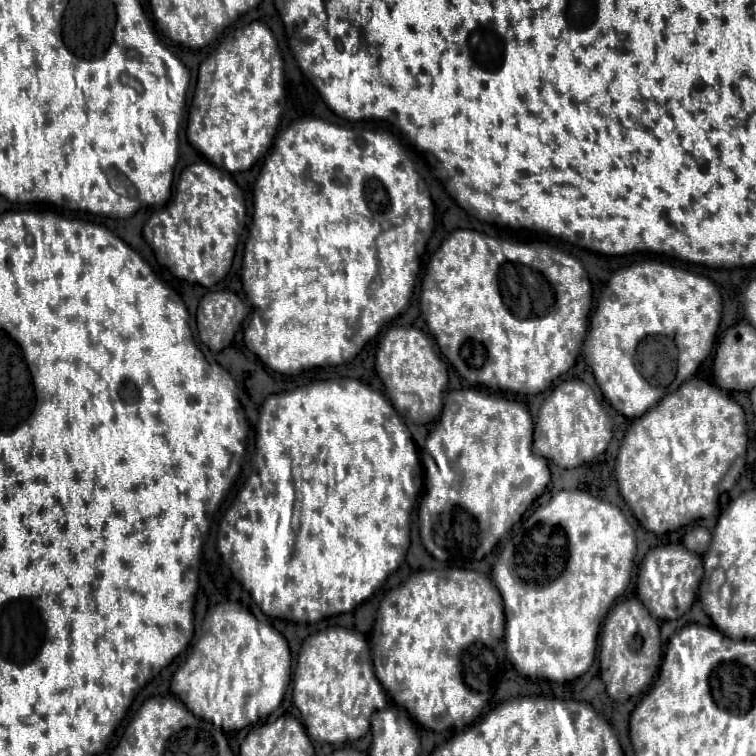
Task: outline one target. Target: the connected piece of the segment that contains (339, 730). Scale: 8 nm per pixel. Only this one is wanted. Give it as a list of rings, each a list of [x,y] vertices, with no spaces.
[[[333,626],[325,632],[317,632],[309,636],[303,644],[303,650],[297,660],[297,670],[293,678],[293,704],[301,712],[301,720],[307,728],[307,734],[315,742],[323,742],[335,747],[343,745],[347,740],[359,740],[370,728],[371,715],[388,704],[387,695],[373,672],[371,650],[363,634],[351,628]]]

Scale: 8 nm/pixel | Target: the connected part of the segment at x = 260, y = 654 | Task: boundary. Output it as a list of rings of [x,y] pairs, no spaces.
[[[221,602],[207,610],[201,622],[201,636],[197,644],[193,646],[185,664],[171,676],[171,692],[195,716],[213,722],[217,728],[225,732],[235,732],[267,718],[282,703],[285,688],[290,681],[291,654],[288,643],[281,633],[273,626],[257,620],[241,602]]]

